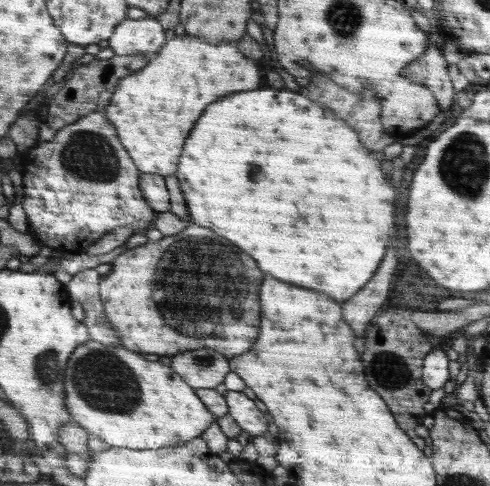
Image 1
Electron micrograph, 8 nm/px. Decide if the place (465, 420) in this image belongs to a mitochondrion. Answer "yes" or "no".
no

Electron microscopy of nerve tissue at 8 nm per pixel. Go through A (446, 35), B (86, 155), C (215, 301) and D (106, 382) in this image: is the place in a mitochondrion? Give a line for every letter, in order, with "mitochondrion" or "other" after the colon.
A: other
B: mitochondrion
C: mitochondrion
D: mitochondrion

